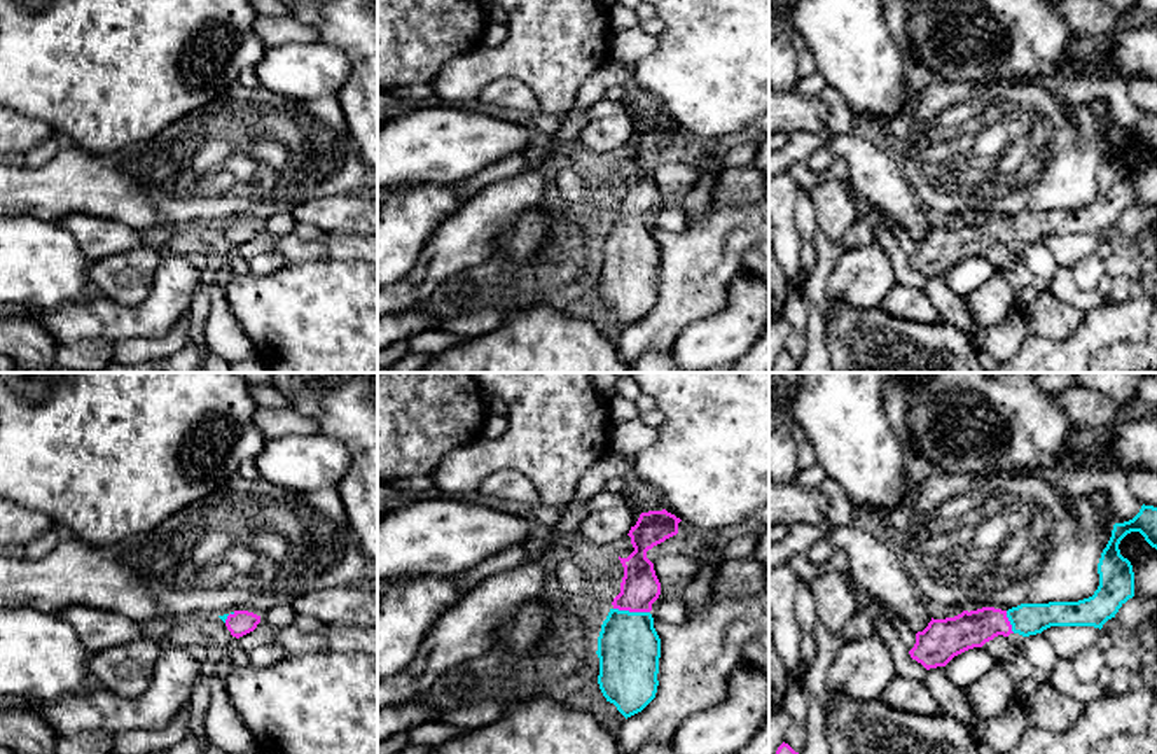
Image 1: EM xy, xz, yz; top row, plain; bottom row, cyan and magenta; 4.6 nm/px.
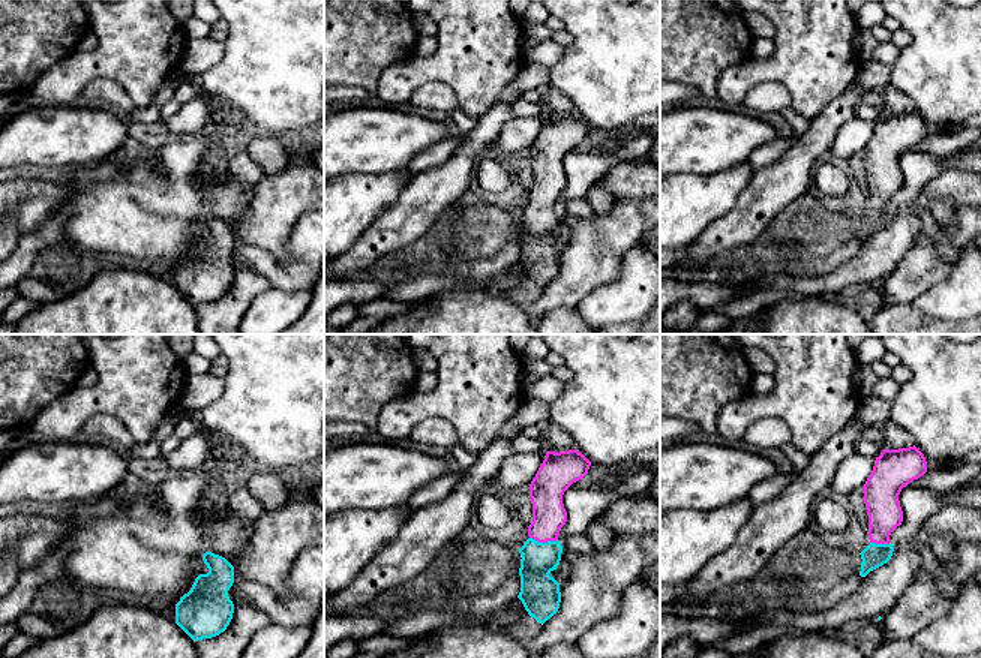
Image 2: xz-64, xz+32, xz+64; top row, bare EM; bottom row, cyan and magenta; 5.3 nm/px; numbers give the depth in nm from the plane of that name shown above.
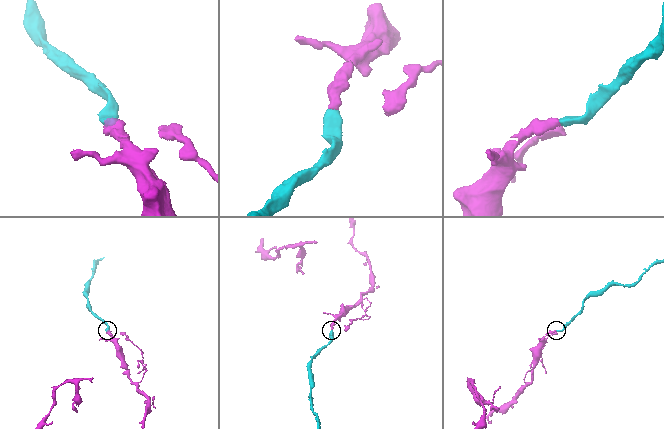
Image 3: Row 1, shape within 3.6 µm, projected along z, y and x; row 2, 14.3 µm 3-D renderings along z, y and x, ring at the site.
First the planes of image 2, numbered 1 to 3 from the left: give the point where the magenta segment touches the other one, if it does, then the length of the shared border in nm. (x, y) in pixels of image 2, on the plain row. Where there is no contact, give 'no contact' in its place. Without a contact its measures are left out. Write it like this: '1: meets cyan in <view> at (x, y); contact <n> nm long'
1: no contact
2: meets cyan in xz+32 at (543, 207); contact 150 nm long
3: meets cyan in xz+64 at (879, 209); contact 100 nm long

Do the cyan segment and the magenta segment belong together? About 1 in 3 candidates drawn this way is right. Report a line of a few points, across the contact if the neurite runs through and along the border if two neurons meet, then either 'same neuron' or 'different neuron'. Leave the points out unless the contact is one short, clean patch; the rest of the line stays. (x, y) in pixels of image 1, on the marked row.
line xz (628, 646), (631, 613), (640, 588); same neuron

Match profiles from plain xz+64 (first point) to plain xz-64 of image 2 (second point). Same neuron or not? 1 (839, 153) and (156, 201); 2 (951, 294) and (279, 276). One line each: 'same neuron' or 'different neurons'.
1: different neurons
2: different neurons

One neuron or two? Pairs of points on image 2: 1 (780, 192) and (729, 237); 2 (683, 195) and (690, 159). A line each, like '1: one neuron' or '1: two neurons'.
1: one neuron
2: two neurons

